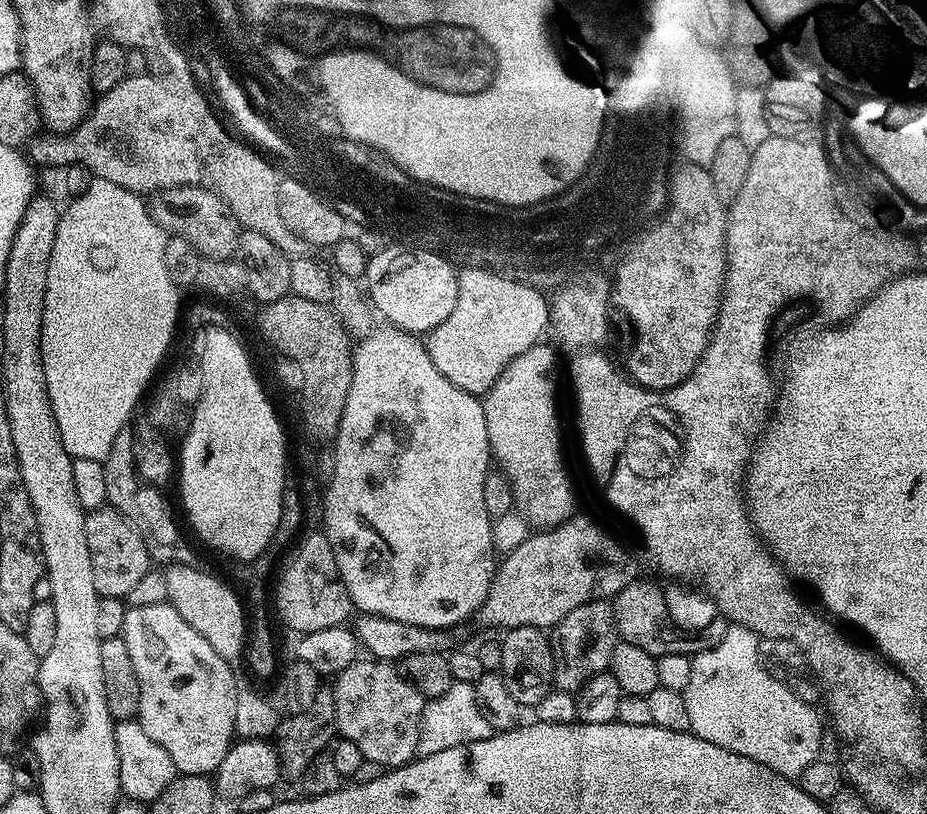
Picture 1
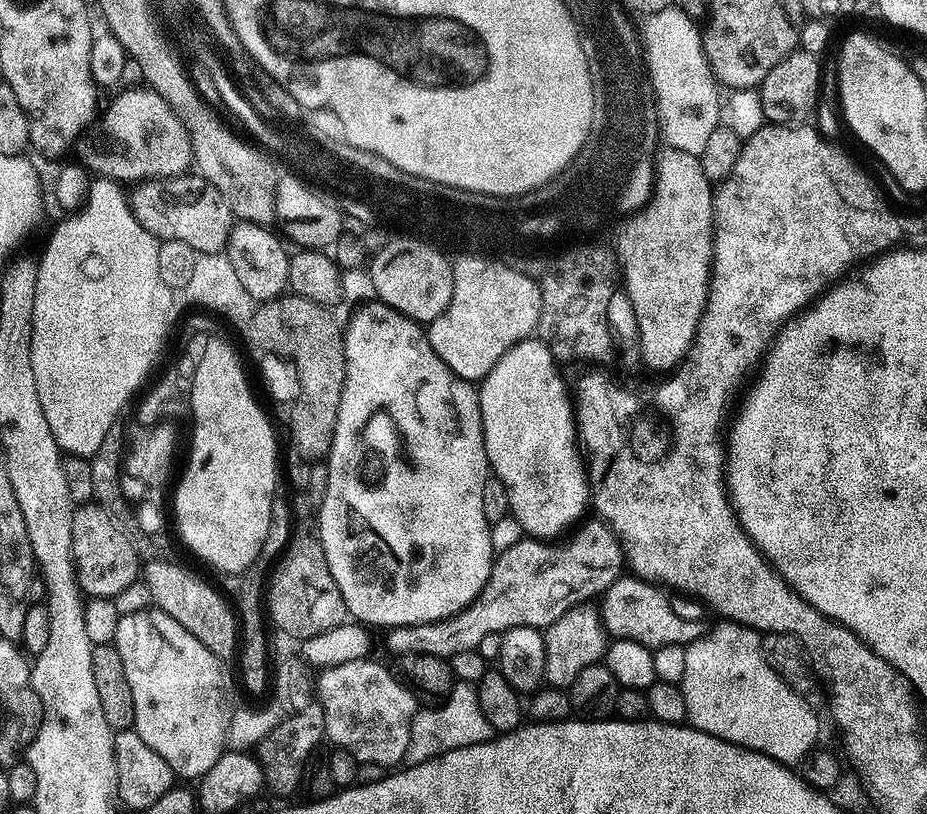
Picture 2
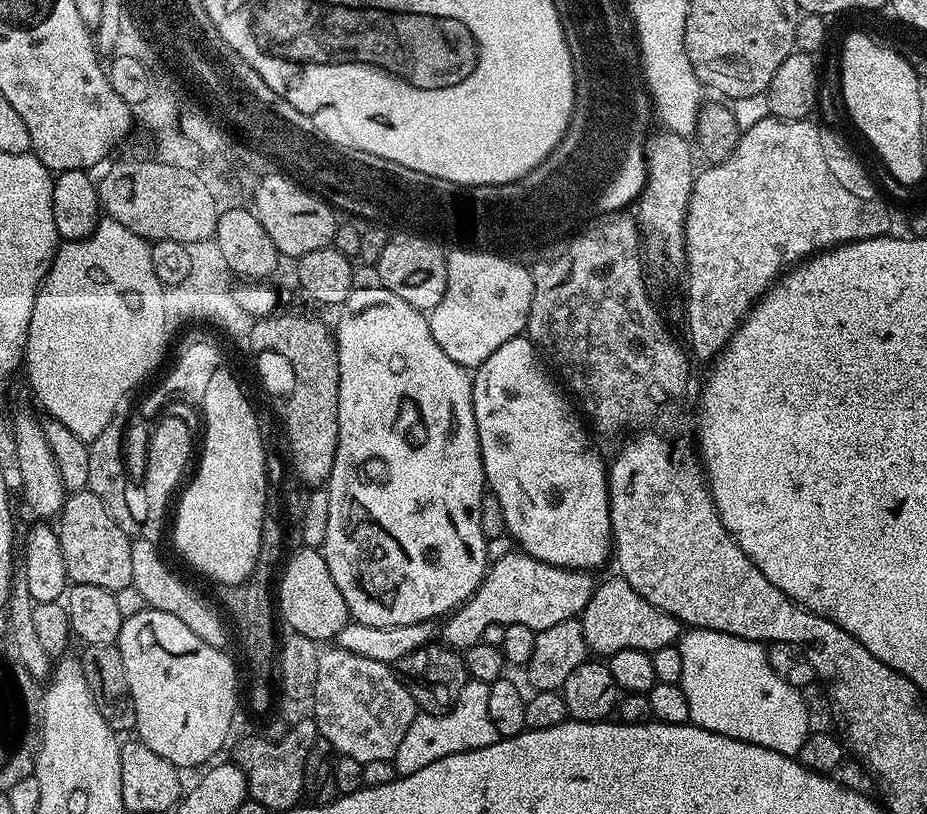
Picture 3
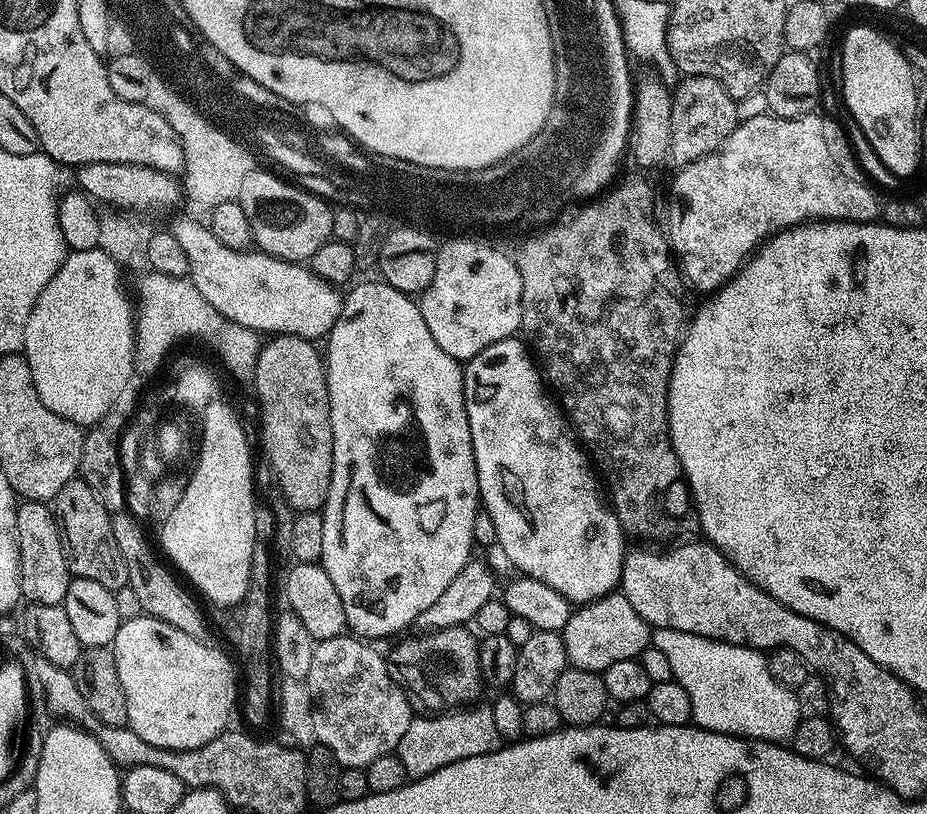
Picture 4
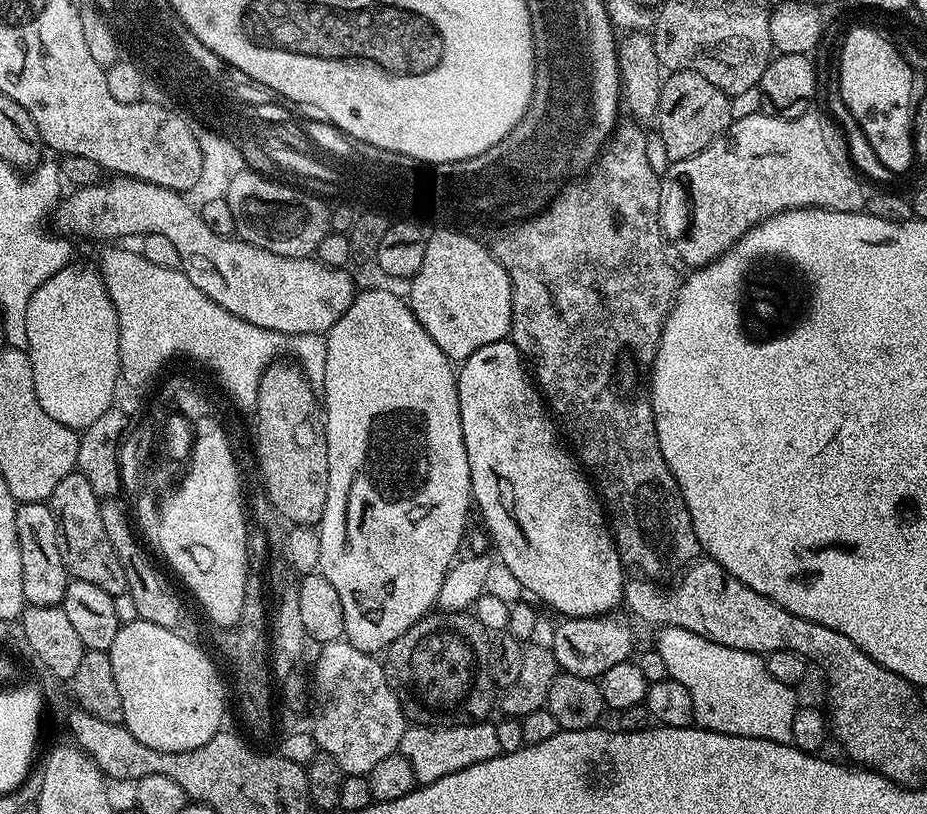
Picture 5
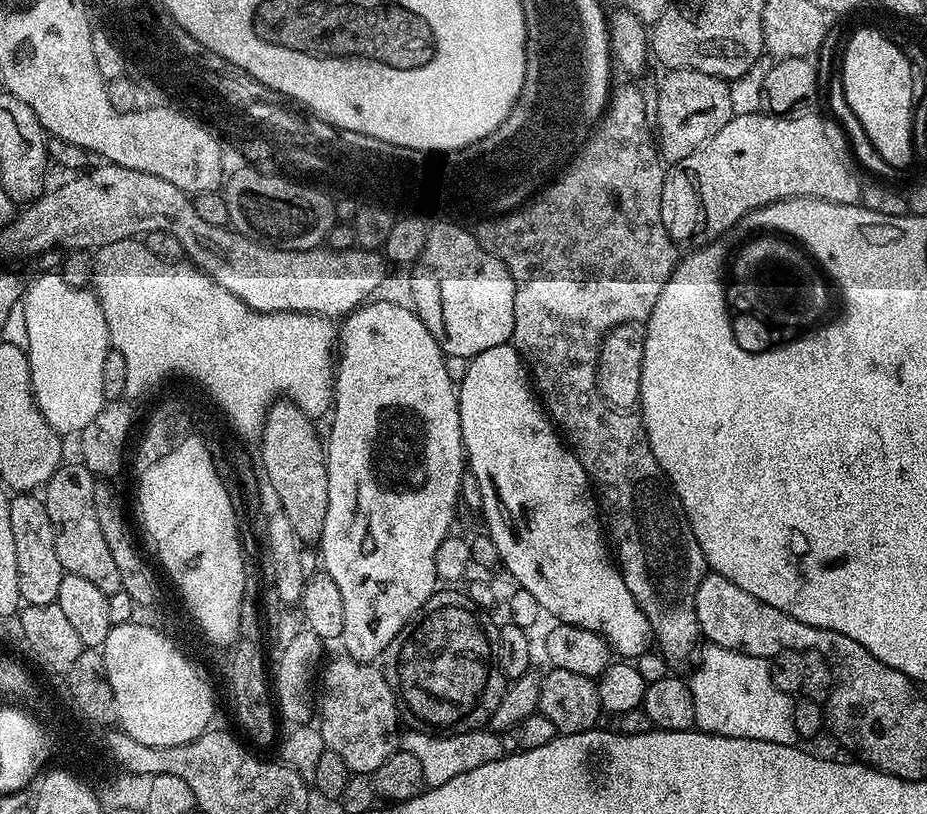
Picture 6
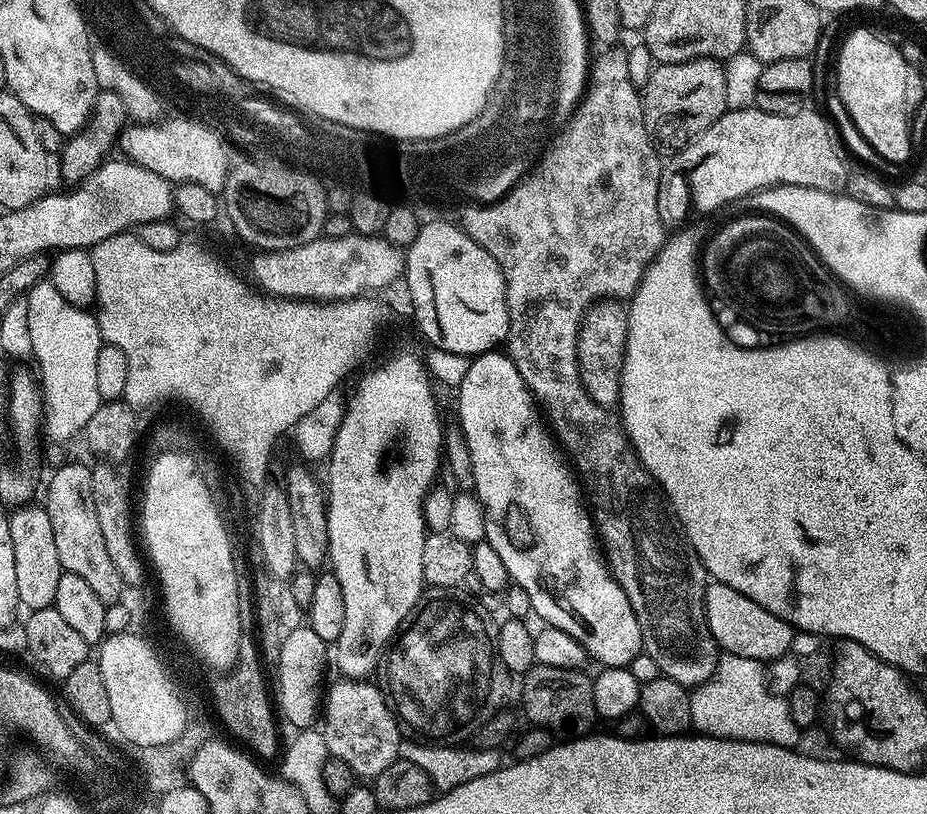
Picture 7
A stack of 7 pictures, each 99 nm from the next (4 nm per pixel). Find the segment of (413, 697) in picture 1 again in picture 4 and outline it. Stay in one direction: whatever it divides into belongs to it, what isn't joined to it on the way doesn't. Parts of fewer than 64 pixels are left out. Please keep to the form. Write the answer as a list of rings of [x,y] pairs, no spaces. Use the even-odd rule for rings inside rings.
[[[352,634],[335,636],[334,638],[326,638],[325,640],[315,641],[313,650],[313,661],[311,663],[309,676],[306,681],[307,690],[313,696],[313,718],[314,718],[314,734],[318,743],[329,748],[330,753],[334,754],[334,758],[344,768],[362,768],[368,767],[370,762],[374,762],[374,758],[382,758],[383,756],[393,755],[398,746],[398,742],[402,742],[402,734],[406,734],[406,730],[410,727],[410,722],[414,718],[414,709],[412,703],[406,698],[404,691],[398,686],[398,682],[394,682],[394,678],[390,678],[390,670],[388,669],[388,661],[376,648],[371,648],[369,641],[364,638],[357,638]]]

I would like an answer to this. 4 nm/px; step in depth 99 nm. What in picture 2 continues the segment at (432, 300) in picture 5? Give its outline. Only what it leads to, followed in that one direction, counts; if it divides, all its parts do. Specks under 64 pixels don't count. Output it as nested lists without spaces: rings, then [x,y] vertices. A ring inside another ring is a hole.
[[[499,259],[490,261],[484,260],[463,260],[460,268],[456,268],[452,273],[452,297],[450,306],[427,325],[426,335],[430,346],[458,374],[461,378],[469,382],[479,382],[486,374],[510,350],[519,340],[529,339],[536,331],[536,323],[540,317],[540,285],[532,280],[525,273],[519,273],[517,269],[510,269],[507,263]]]

